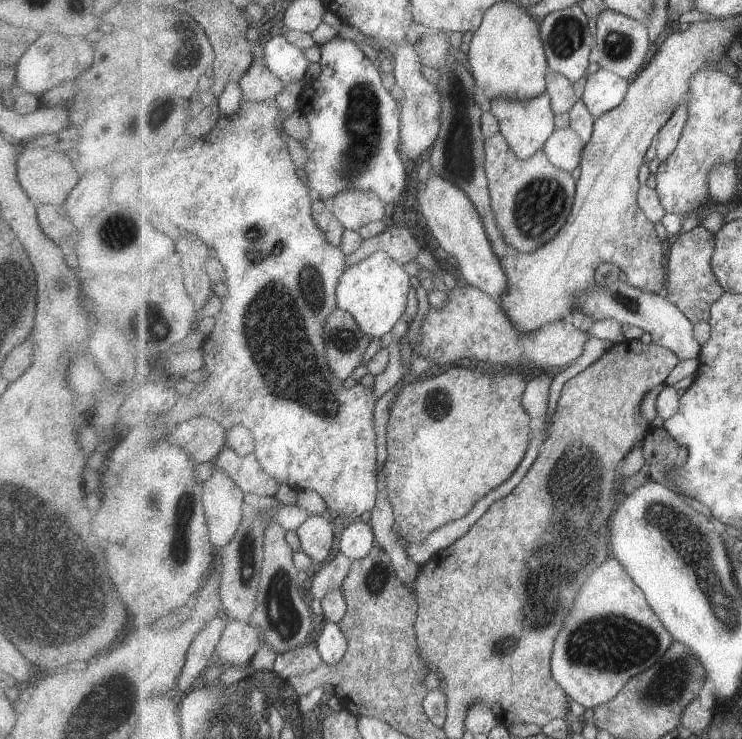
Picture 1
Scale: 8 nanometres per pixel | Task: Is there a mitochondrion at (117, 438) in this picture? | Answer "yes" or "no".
no

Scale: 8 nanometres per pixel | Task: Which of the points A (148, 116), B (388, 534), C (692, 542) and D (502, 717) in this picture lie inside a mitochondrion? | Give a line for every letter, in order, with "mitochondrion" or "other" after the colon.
A: mitochondrion
B: other
C: mitochondrion
D: other

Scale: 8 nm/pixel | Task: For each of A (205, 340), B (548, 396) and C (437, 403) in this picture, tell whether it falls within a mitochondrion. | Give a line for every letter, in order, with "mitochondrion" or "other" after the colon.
A: other
B: other
C: mitochondrion

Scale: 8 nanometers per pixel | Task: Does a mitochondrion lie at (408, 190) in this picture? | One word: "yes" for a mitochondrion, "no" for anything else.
no

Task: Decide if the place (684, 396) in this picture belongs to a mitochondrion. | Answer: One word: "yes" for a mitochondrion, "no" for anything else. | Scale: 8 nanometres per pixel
no

